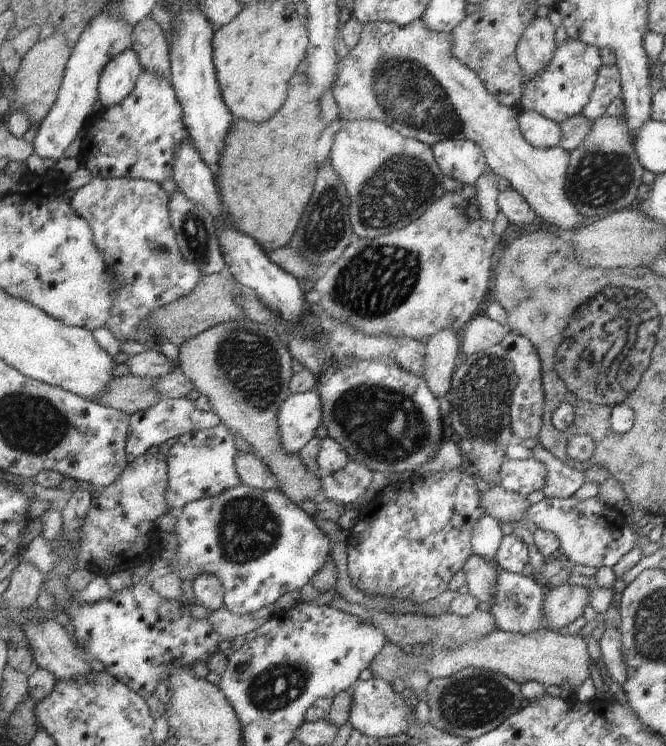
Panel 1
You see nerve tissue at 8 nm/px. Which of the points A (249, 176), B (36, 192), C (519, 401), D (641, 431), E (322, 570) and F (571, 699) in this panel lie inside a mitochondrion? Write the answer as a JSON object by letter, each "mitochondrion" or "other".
{"A":"other","B":"other","C":"mitochondrion","D":"other","E":"other","F":"other"}

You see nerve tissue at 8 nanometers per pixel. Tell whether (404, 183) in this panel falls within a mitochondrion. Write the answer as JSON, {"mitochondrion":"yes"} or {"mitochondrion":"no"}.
{"mitochondrion":"yes"}

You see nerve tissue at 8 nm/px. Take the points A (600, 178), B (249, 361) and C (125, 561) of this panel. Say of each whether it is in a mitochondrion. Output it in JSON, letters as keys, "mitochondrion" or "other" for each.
{"A":"mitochondrion","B":"mitochondrion","C":"other"}

